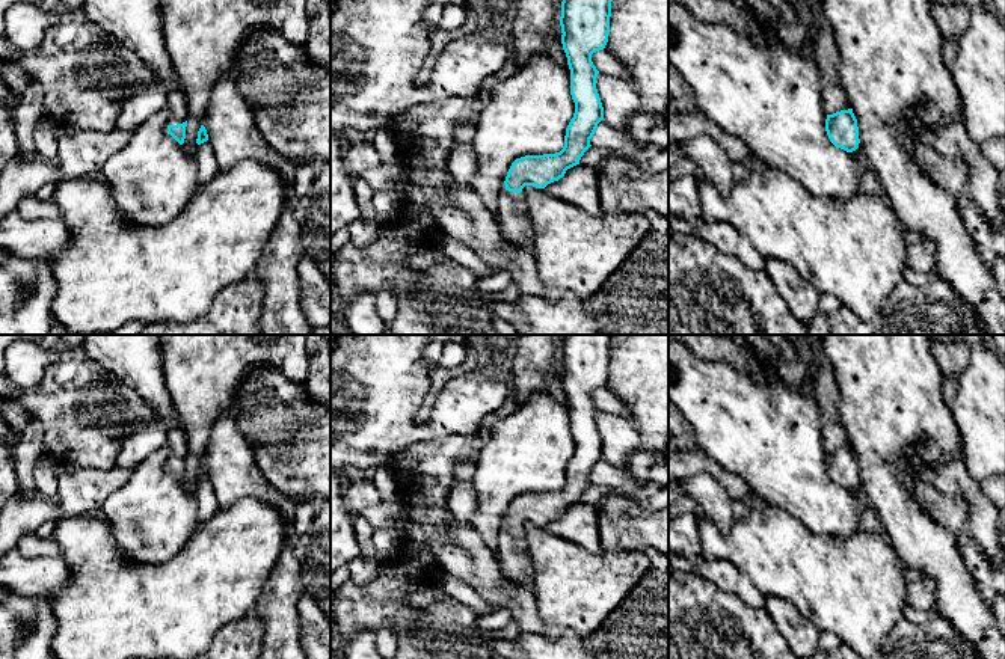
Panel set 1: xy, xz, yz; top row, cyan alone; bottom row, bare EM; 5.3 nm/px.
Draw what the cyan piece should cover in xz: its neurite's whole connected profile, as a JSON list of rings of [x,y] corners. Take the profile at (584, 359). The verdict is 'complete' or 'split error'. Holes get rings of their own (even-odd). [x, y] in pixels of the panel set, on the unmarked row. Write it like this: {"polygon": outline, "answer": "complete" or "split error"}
{"polygon": [[[563,335],[561,382],[570,407],[570,433],[575,451],[570,457],[564,484],[560,490],[525,493],[516,496],[506,514],[506,528],[498,540],[496,562],[502,578],[515,581],[518,588],[533,590],[533,562],[527,540],[521,531],[525,523],[545,526],[564,514],[566,508],[579,502],[592,484],[598,461],[604,457],[604,445],[596,427],[599,409],[592,392],[604,388],[610,372],[613,335]]], "answer": "split error"}

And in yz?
{"polygon": [[[853,446],[827,452],[825,469],[830,480],[847,490],[859,486],[859,464]]], "answer": "complete"}

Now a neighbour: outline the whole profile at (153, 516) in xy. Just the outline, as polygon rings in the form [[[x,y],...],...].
[[[163,445],[145,461],[131,469],[128,481],[113,490],[104,501],[100,514],[112,525],[118,543],[128,558],[139,562],[161,564],[174,558],[199,528],[196,495],[184,489],[184,486],[168,470],[169,448]]]

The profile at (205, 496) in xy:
[[[208,480],[198,483],[195,495],[198,502],[198,522],[202,525],[208,522],[220,508],[216,492]]]

